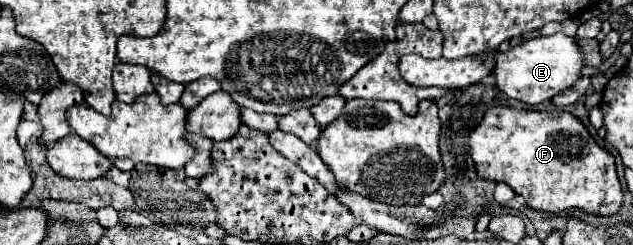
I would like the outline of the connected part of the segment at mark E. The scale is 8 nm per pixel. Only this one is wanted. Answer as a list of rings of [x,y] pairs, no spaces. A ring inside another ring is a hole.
[[[553,34],[553,36],[539,36],[533,40],[527,40],[509,52],[483,52],[477,56],[493,56],[495,66],[493,66],[493,76],[495,76],[495,86],[507,94],[509,98],[521,100],[529,106],[541,104],[545,100],[551,100],[555,94],[571,88],[579,78],[581,78],[581,68],[583,68],[583,54],[575,38],[569,38],[565,34]]]

